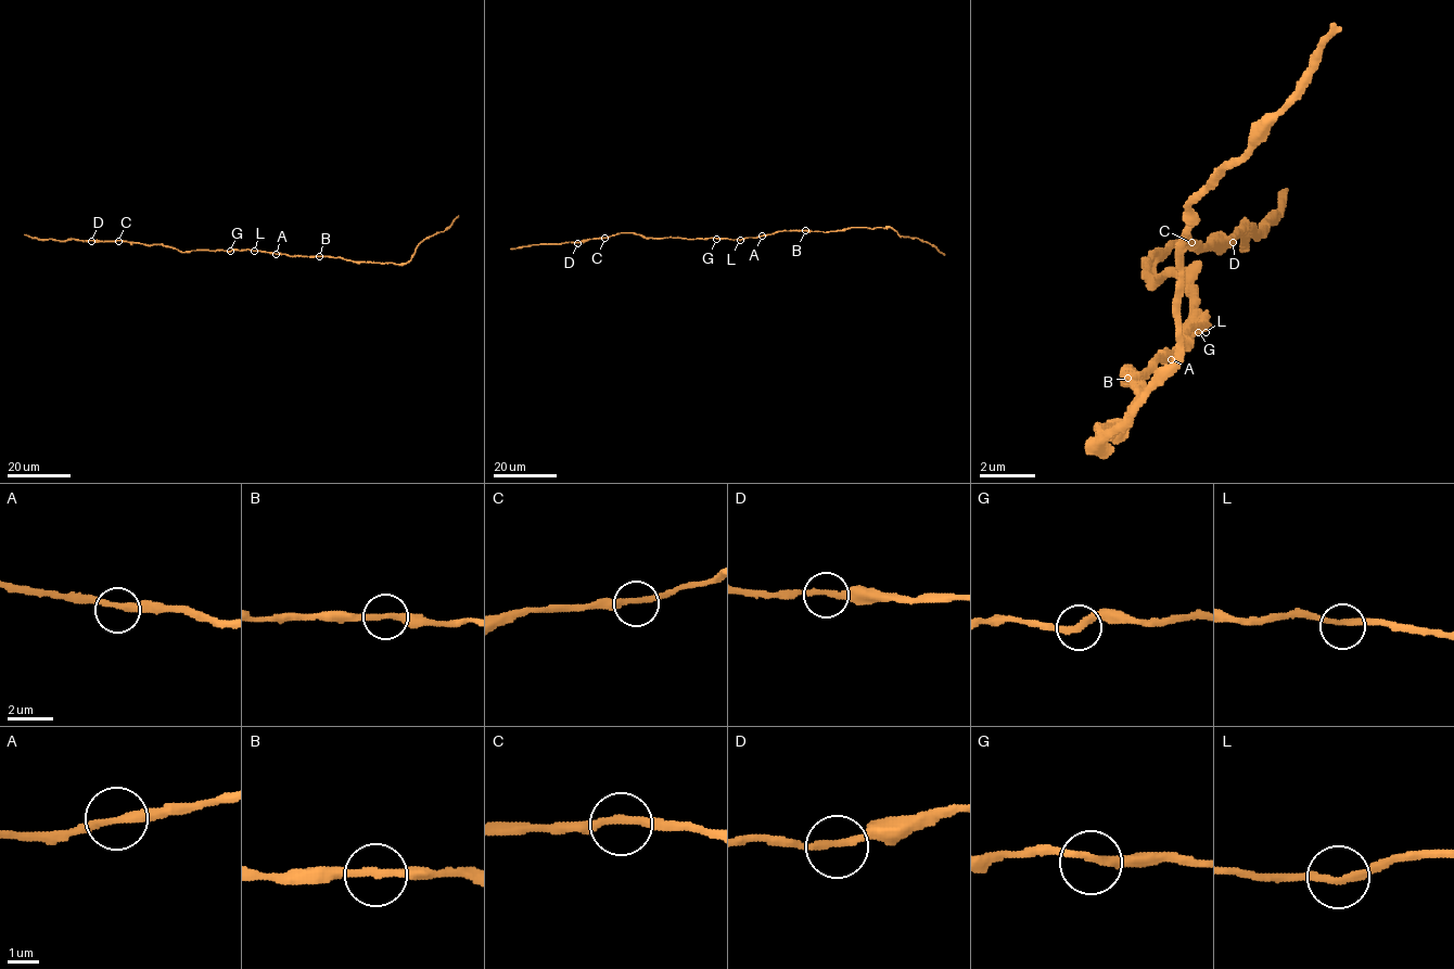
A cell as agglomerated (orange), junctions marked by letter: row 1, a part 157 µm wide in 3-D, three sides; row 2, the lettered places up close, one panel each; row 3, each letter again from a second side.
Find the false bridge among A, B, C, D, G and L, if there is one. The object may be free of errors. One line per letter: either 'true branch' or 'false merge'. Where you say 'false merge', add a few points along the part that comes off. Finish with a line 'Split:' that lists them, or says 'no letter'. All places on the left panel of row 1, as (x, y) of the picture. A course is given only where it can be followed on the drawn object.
A: true branch
B: true branch
C: true branch
D: true branch
G: true branch
L: true branch
Split: no letter

